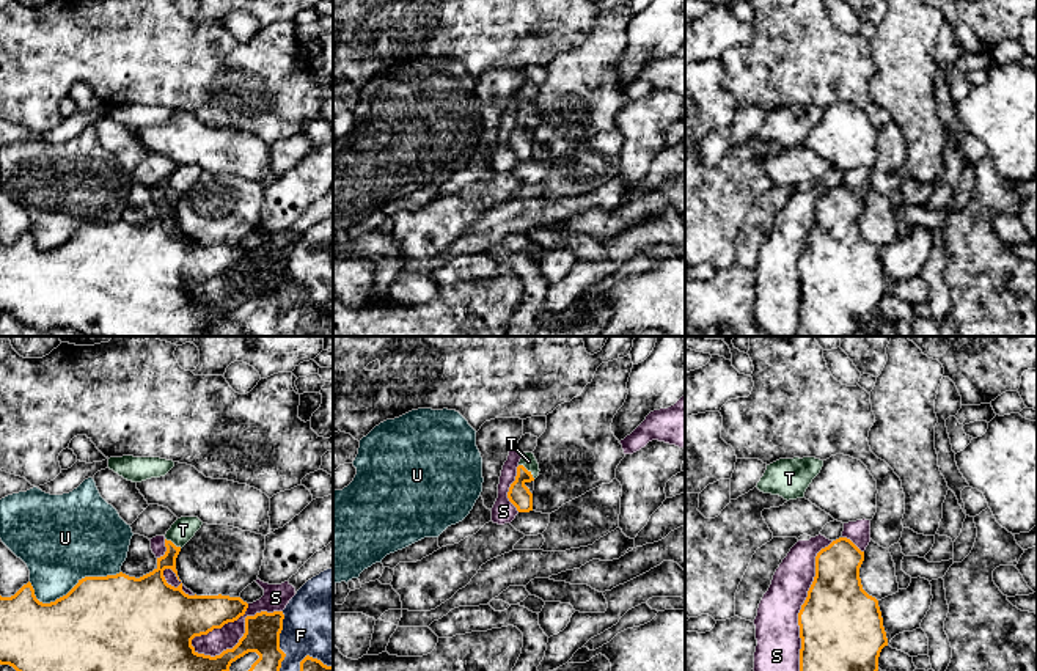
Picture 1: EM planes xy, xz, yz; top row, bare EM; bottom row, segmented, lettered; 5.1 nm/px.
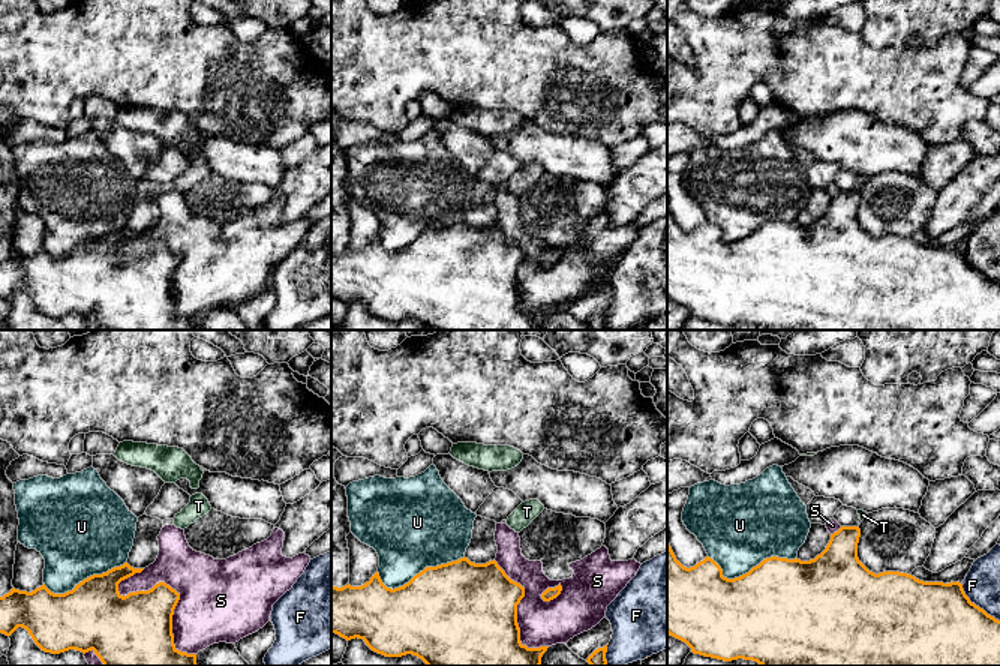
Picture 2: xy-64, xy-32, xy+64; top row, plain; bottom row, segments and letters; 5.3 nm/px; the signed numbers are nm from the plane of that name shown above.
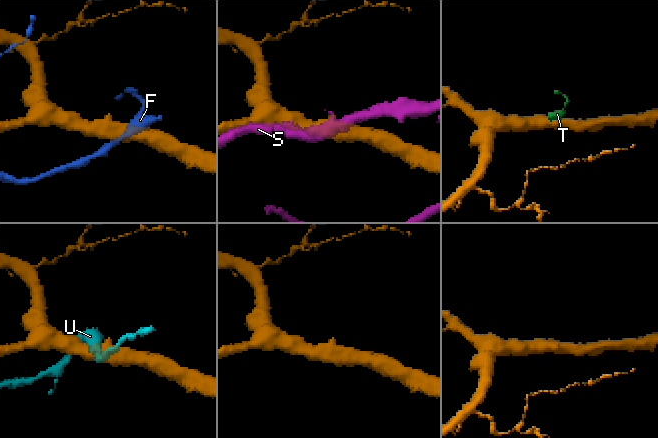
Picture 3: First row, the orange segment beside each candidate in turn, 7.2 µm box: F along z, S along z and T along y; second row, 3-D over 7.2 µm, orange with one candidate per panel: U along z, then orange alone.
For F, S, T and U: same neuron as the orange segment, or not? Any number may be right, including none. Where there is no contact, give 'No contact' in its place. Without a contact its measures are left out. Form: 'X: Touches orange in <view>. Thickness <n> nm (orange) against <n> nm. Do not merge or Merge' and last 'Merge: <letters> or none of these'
F: Touches orange in xy. Thickness 190 nm (orange) against 360 nm. Do not merge
S: Touches orange in xy. Thickness 220 nm (orange) against 130 nm. Do not merge
T: Touches orange in xz. Thickness 110 nm (orange) against 80 nm. Merge
U: Touches orange in xy. Thickness 500 nm (orange) against 420 nm. Do not merge
Merge: T

